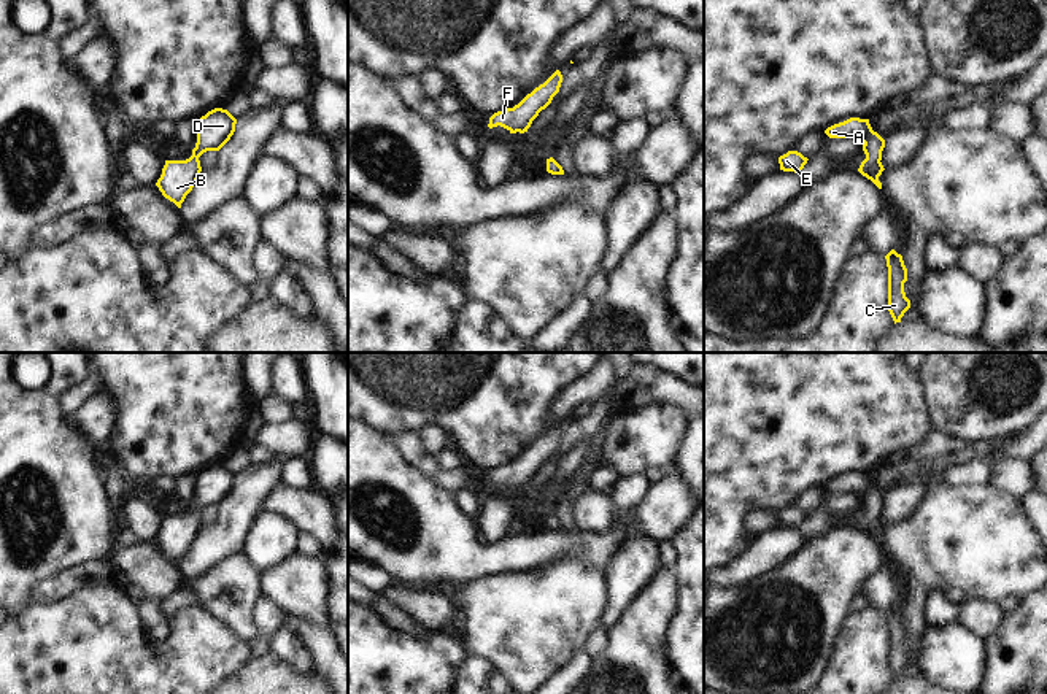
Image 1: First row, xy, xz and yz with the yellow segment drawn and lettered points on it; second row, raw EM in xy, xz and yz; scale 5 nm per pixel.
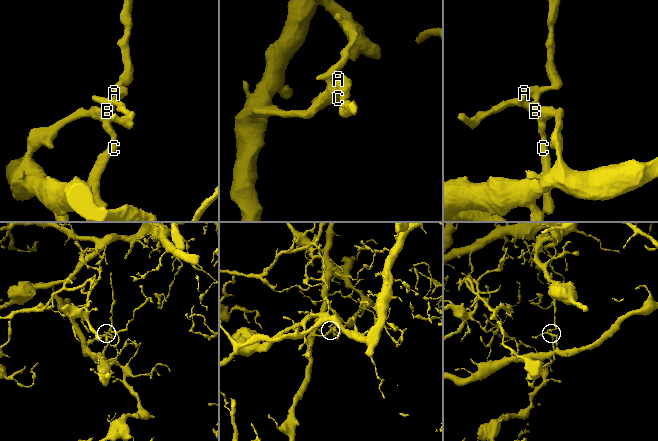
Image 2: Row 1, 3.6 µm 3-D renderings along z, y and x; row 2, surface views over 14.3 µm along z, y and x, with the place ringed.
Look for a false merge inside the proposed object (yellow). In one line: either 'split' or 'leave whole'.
leave whole

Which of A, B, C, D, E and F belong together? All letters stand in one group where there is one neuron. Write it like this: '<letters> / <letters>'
A B C D E F

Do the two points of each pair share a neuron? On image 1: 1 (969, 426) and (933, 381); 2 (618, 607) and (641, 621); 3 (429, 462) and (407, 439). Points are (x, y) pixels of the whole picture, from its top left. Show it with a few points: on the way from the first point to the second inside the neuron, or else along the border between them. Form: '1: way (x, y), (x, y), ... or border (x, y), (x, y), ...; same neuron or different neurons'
1: way (966, 415), (944, 393); same neuron
2: border (652, 583), (610, 629); different neurons
3: way (423, 456), (412, 445); same neuron

